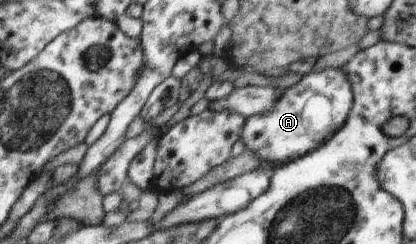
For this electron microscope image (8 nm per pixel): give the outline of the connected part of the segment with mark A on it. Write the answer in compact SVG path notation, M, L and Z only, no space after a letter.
M325 68L307 74L305 72L296 85L283 90L283 94L269 112L247 118L242 140L245 148L259 154L261 161L289 165L336 133L348 119L351 109L352 83L349 82L345 70Z

